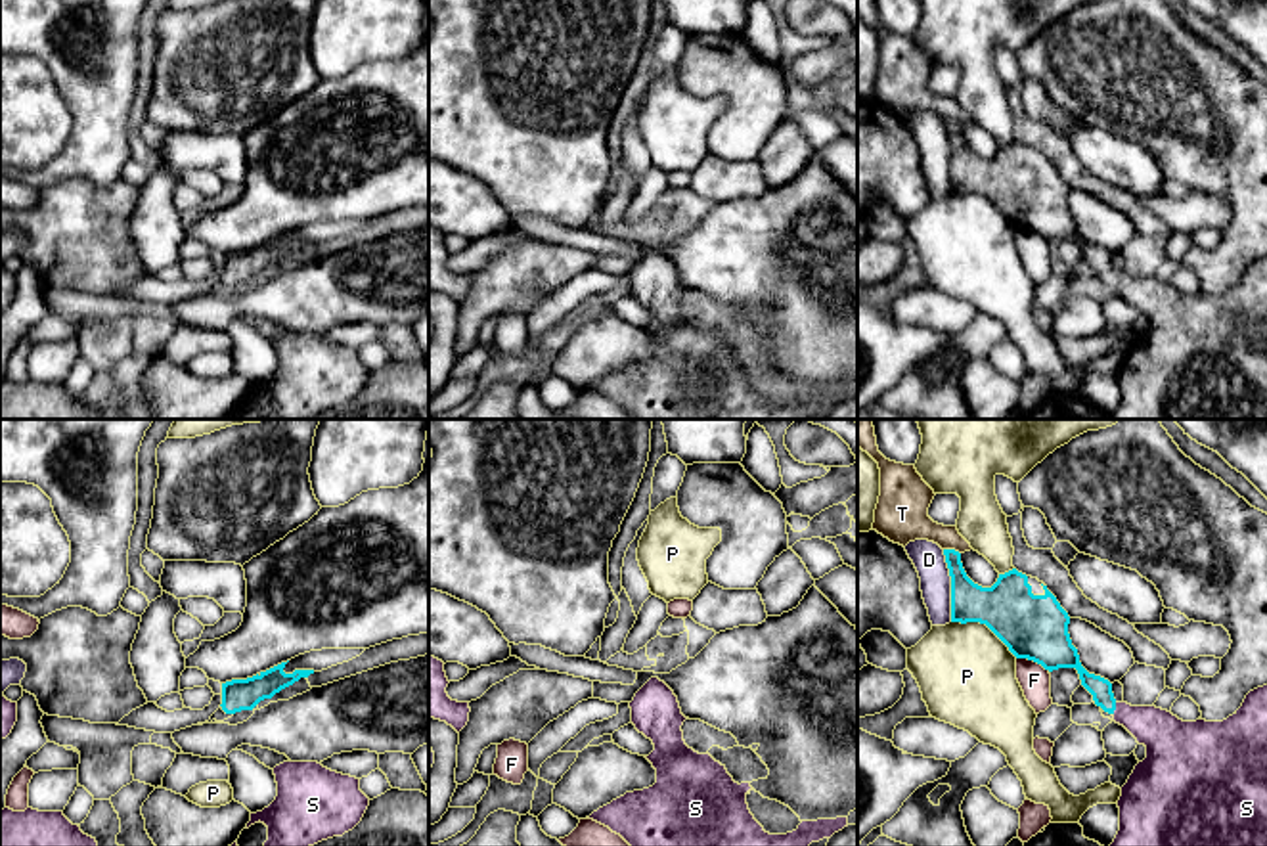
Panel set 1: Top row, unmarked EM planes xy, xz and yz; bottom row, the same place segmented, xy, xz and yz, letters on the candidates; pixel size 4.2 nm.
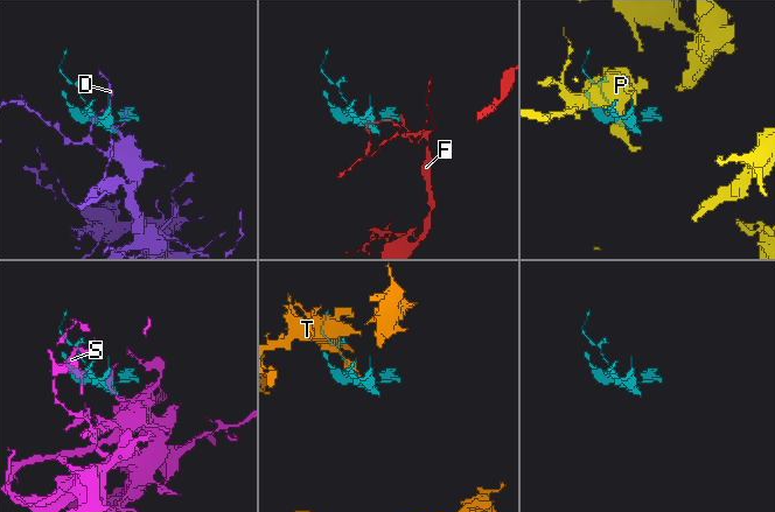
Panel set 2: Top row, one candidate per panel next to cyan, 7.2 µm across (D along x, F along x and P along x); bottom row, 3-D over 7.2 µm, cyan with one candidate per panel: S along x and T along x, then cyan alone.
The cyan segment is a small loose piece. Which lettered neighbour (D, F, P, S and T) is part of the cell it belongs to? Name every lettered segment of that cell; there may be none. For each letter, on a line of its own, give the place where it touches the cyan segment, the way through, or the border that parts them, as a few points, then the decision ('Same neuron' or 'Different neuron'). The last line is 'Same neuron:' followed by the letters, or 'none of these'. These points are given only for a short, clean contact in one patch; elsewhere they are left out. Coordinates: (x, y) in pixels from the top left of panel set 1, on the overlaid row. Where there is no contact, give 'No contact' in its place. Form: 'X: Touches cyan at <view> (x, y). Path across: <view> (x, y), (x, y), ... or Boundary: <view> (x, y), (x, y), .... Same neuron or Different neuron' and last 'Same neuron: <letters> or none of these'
D: Touches cyan at yz (952, 586). Different neuron
F: Touches cyan at yz (1034, 661). Different neuron
P: Touches cyan at yz (984, 623). Different neuron
S: Touches cyan at yz (1114, 709). Path across: yz (1101, 690), (1114, 709), (1156, 728), (1166, 737). Same neuron
T: Touches cyan at yz (952, 550). Different neuron
Same neuron: S

